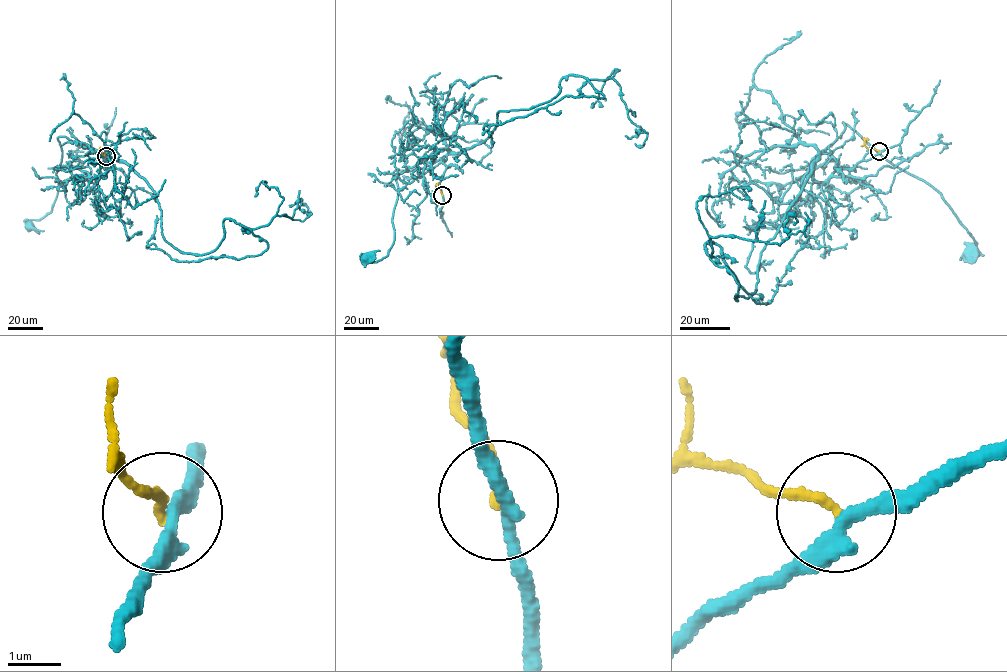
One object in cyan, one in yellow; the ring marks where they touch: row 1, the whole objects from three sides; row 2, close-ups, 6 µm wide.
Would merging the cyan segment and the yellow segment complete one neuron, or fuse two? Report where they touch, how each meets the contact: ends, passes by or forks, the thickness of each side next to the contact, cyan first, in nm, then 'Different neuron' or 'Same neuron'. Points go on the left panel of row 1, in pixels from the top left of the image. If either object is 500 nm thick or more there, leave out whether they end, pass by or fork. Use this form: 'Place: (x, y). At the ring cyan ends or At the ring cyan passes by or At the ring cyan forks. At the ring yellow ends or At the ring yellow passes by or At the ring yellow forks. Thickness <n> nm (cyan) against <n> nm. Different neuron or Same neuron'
Place: (106, 156). At the ring cyan passes by. At the ring yellow ends. Thickness 300 nm (cyan) against 180 nm. Different neuron

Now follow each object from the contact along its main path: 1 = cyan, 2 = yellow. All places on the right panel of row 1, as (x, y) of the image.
1: (880, 151), (843, 168), (826, 151), (841, 137), (842, 123), (848, 124), (941, 194), (976, 243), (973, 251)
2: (880, 151), (866, 147), (864, 140), (868, 140)

